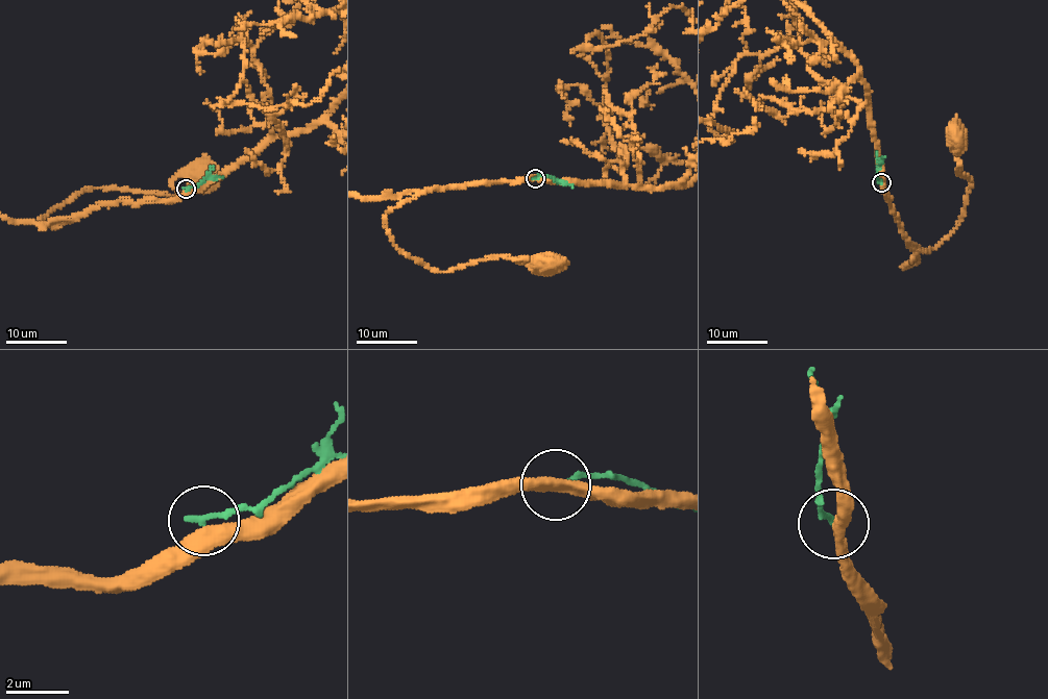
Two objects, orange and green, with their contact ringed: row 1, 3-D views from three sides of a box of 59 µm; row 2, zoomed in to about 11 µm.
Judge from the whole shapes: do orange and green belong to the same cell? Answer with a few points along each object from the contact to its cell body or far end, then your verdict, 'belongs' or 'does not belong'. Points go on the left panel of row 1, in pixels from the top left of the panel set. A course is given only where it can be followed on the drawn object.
orange via (186, 190), (172, 199), (101, 204), (72, 220), (40, 223), (88, 190), (175, 197), (177, 175), (202, 172) | green via (186, 189), (197, 186), (211, 177), (223, 178) | does not belong

